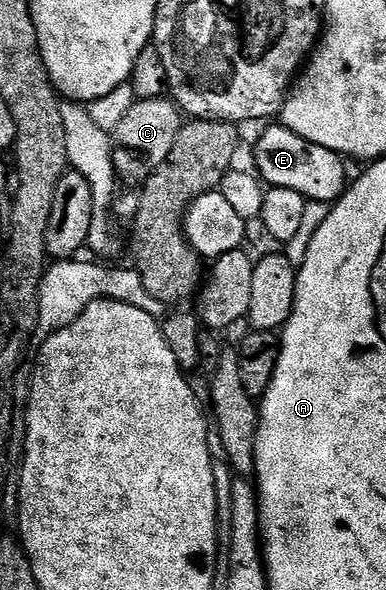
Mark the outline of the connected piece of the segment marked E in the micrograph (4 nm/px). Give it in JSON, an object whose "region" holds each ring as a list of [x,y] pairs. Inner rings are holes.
{"region":[[[282,124],[269,127],[255,146],[254,169],[268,187],[293,188],[293,192],[301,192],[301,196],[313,202],[334,204],[343,197],[349,185],[343,162],[344,159],[329,148],[321,148],[321,144],[297,136]]]}

